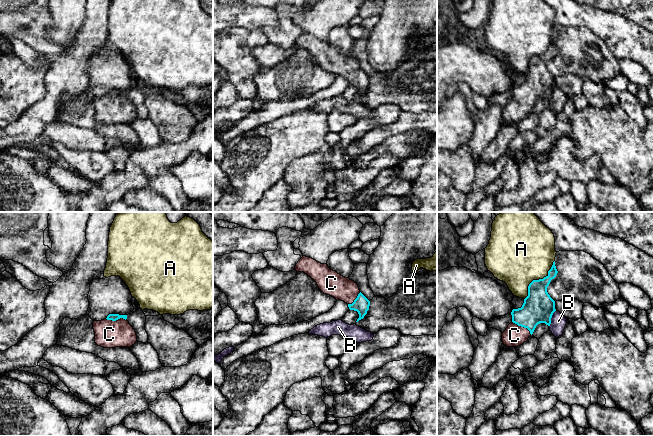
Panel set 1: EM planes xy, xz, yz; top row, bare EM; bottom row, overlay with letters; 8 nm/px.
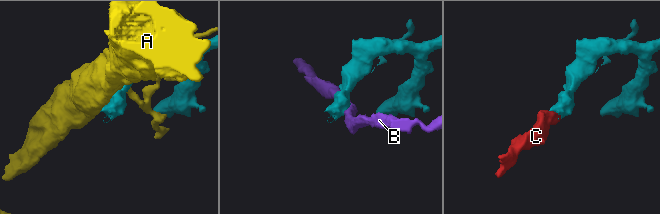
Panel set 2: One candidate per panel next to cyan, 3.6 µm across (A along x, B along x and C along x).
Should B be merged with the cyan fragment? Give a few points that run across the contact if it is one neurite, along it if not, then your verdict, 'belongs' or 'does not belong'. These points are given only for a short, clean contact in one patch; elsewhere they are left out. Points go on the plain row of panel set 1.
does not belong

